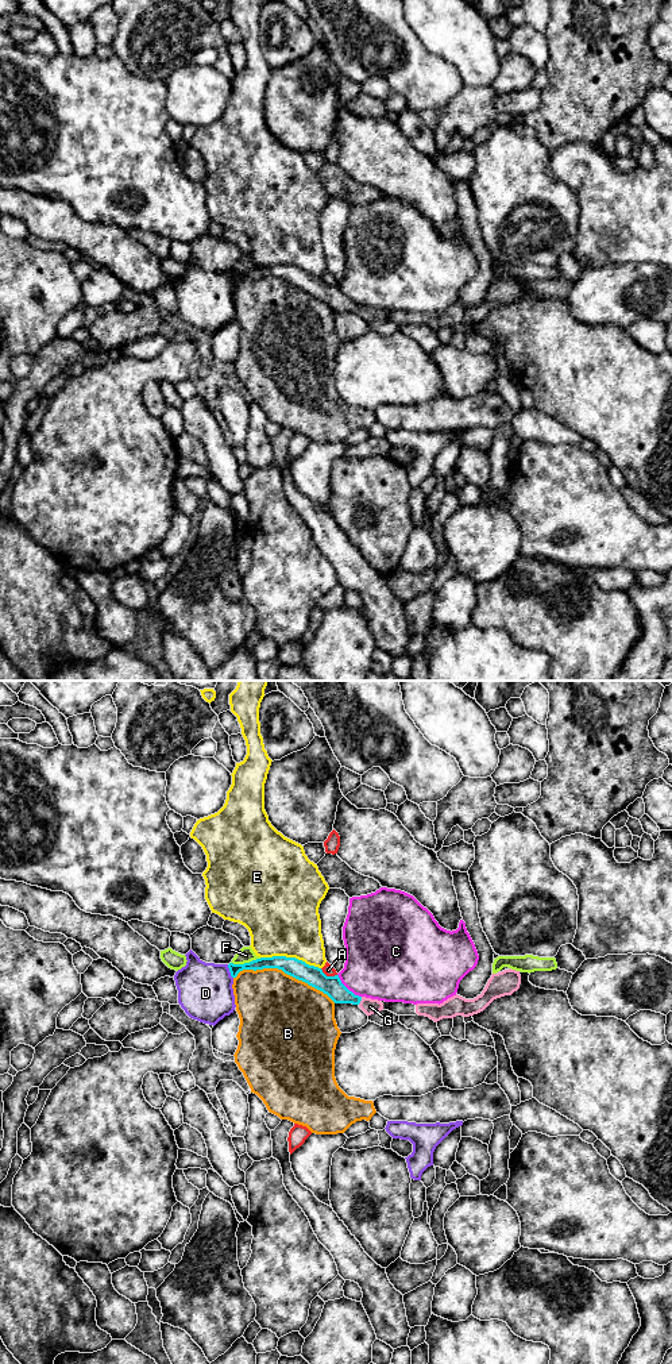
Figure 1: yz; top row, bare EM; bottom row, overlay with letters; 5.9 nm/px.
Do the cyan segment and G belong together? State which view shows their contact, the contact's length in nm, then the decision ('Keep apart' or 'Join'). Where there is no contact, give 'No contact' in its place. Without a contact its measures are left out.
Touches cyan in yz. Shared border 50 nm. Join

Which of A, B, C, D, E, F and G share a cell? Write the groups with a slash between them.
A / B / C / D / E / F / G

